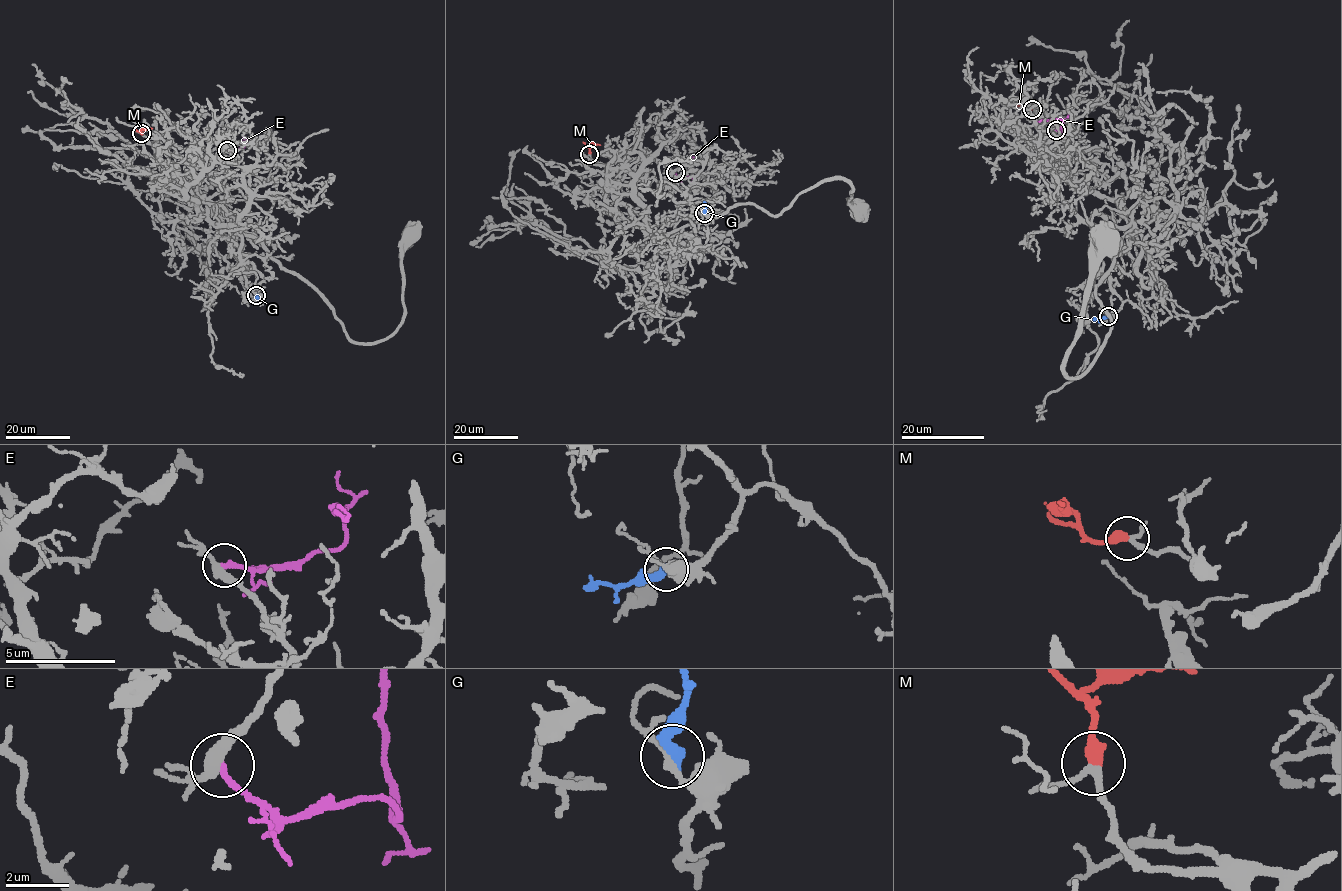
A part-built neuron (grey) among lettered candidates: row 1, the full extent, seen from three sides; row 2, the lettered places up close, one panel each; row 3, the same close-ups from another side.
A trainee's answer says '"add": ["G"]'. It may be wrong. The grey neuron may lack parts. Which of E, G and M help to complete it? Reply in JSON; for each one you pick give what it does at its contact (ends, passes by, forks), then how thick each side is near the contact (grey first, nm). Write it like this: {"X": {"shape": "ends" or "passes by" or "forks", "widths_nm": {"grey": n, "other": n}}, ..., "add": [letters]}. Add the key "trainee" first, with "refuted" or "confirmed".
{"trainee": "refuted", "M": {"shape": "ends", "widths_nm": {"grey": 190, "other": 440}}, "add": ["M"]}

